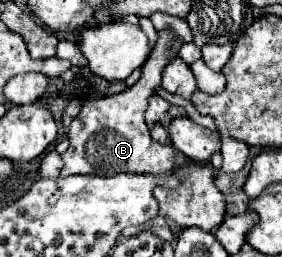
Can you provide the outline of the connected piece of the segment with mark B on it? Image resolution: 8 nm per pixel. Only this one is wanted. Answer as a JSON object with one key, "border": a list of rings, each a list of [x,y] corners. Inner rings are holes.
{"border":[[[174,29],[158,31],[158,41],[150,59],[142,65],[142,77],[126,91],[102,99],[86,101],[78,117],[68,127],[70,147],[62,155],[64,167],[60,175],[98,175],[112,177],[118,173],[168,173],[174,169],[174,149],[172,145],[156,143],[150,137],[150,131],[144,121],[148,109],[148,99],[156,95],[156,89],[162,85],[162,71],[178,55],[182,47],[180,37]]]}

